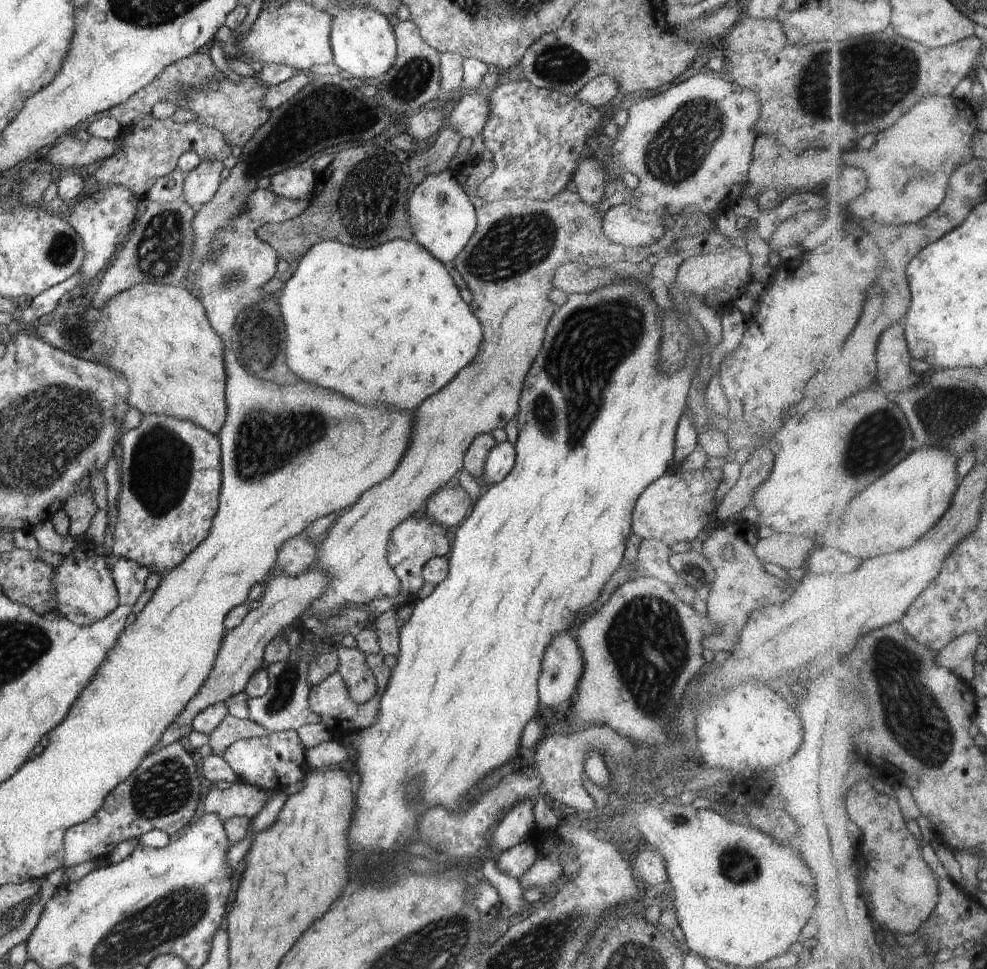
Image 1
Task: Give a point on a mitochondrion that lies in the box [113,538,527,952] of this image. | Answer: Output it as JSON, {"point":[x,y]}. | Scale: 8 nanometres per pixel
{"point":[166,787]}

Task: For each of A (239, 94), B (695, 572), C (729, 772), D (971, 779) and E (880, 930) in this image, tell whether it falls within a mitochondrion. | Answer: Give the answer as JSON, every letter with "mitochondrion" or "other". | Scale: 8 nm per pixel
{"A":"other","B":"mitochondrion","C":"other","D":"other","E":"other"}

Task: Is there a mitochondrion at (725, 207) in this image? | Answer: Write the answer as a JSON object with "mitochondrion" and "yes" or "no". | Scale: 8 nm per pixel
{"mitochondrion":"no"}

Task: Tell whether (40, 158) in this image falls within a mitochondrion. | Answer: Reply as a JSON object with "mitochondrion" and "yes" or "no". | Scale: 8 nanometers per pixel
{"mitochondrion":"no"}

